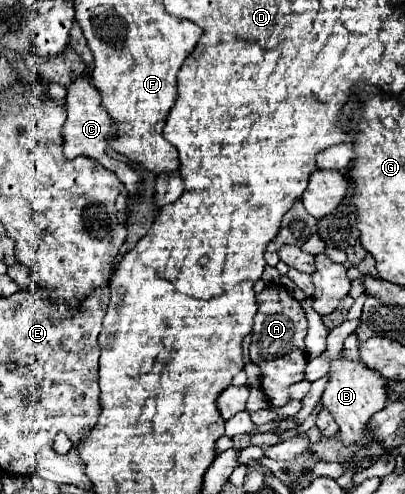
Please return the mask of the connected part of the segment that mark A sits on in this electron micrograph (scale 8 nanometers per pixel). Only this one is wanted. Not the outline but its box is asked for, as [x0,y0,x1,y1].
[250,285,306,405]

